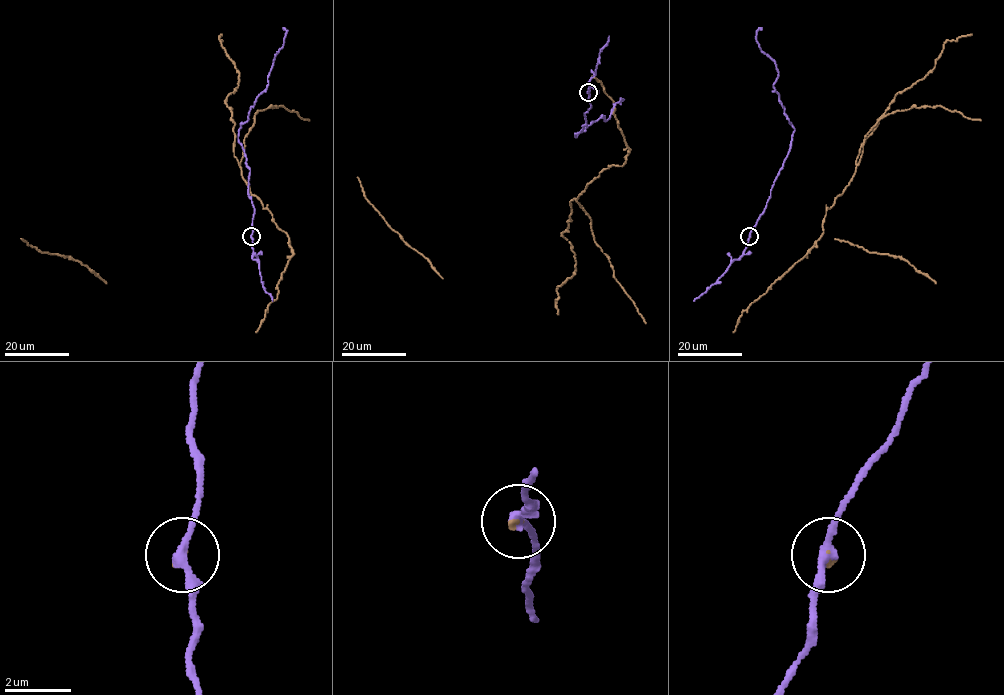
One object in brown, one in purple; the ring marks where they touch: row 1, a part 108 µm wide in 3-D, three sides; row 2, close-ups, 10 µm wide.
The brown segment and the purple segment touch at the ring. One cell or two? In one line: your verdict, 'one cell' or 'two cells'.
one cell

